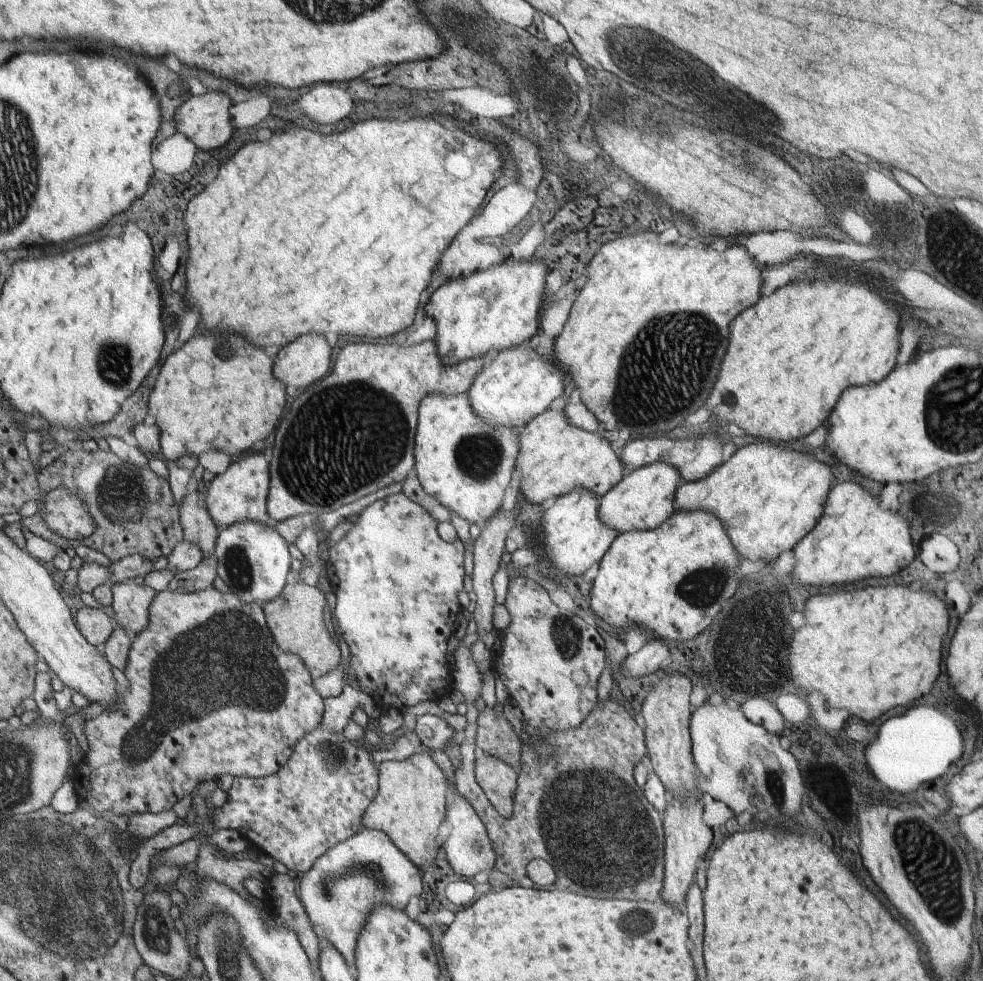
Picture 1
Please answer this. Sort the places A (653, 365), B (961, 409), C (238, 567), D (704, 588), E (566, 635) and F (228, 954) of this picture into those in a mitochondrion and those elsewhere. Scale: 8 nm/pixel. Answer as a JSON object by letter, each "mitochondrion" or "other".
{"A":"mitochondrion","B":"mitochondrion","C":"mitochondrion","D":"mitochondrion","E":"mitochondrion","F":"mitochondrion"}

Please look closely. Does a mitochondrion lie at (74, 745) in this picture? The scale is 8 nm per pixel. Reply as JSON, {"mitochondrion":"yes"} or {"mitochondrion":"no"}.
{"mitochondrion":"no"}

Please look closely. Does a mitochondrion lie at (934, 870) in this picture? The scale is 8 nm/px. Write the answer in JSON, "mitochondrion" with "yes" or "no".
{"mitochondrion":"yes"}

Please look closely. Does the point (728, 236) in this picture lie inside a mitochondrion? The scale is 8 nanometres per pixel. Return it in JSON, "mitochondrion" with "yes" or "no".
{"mitochondrion":"no"}

